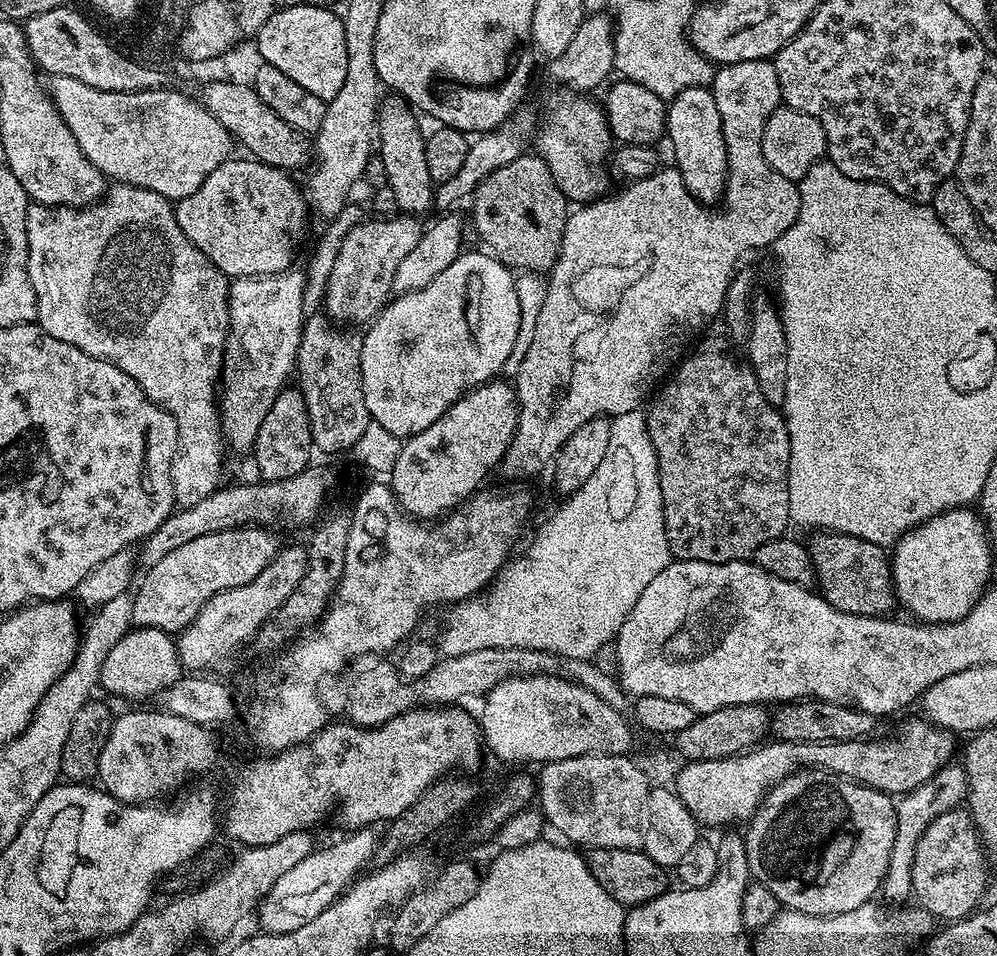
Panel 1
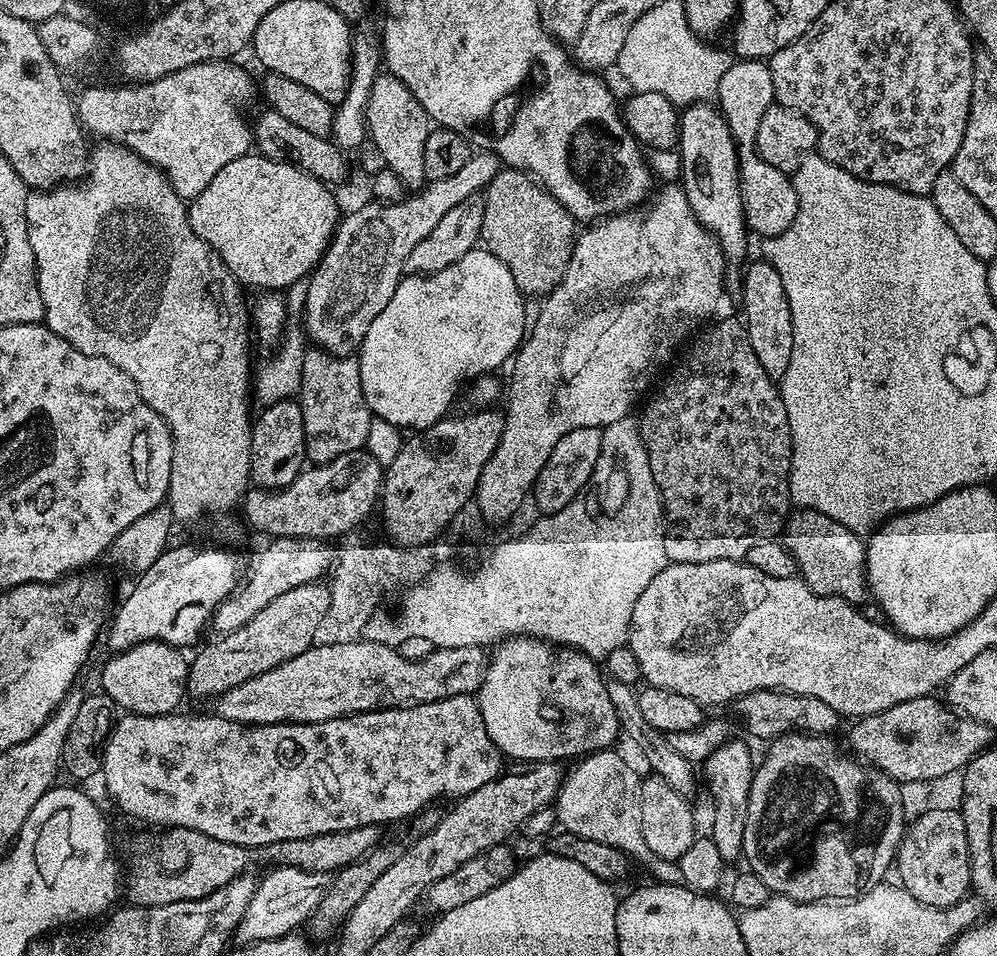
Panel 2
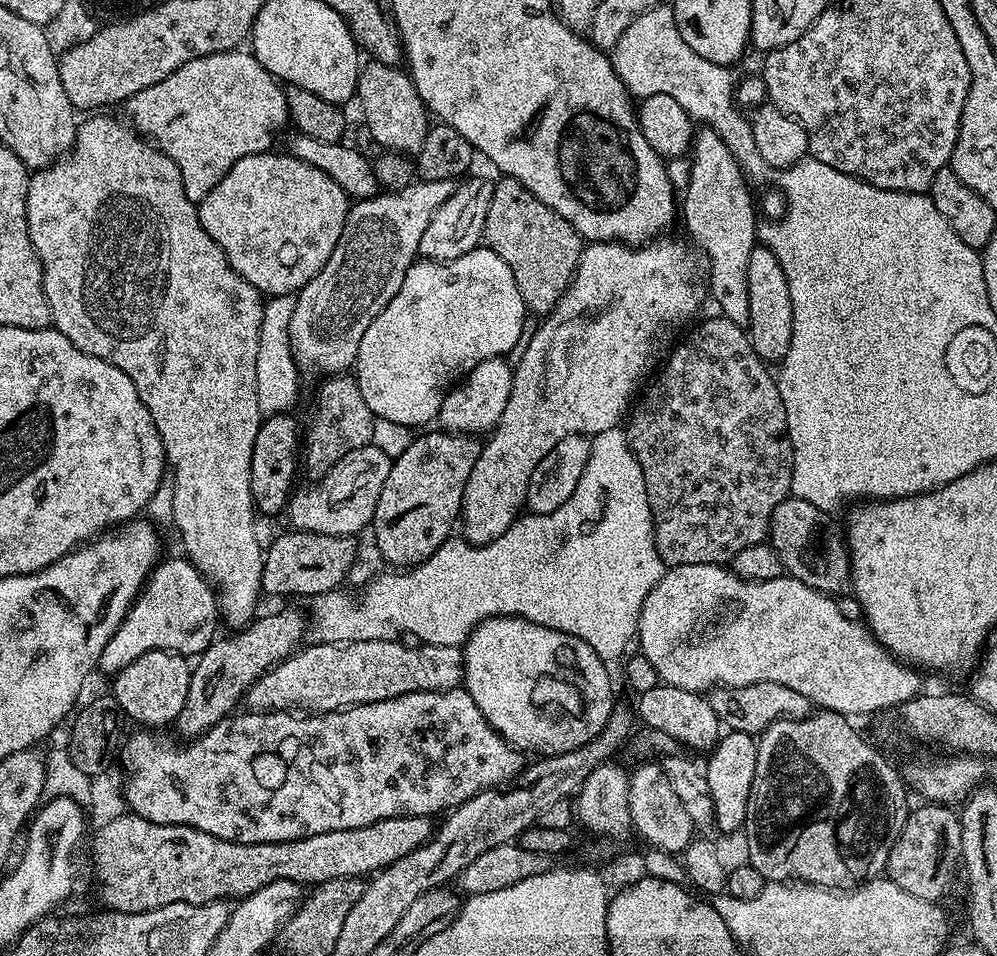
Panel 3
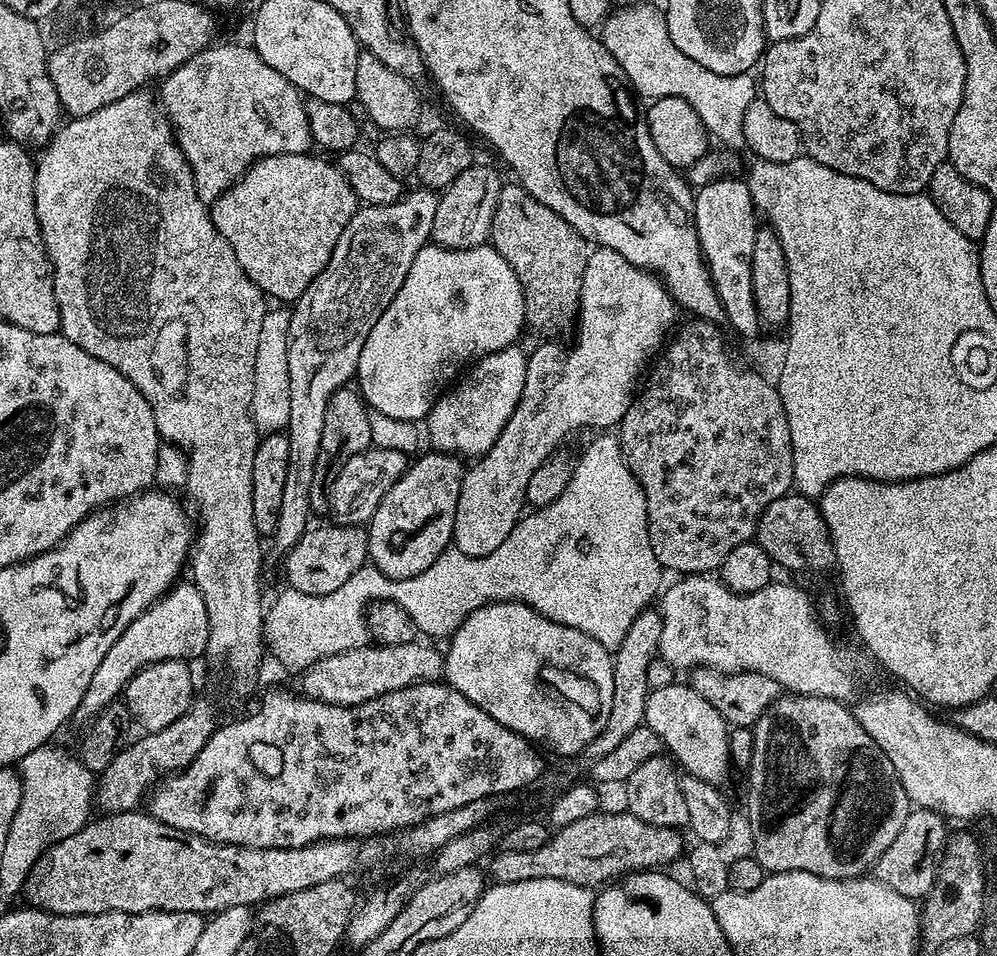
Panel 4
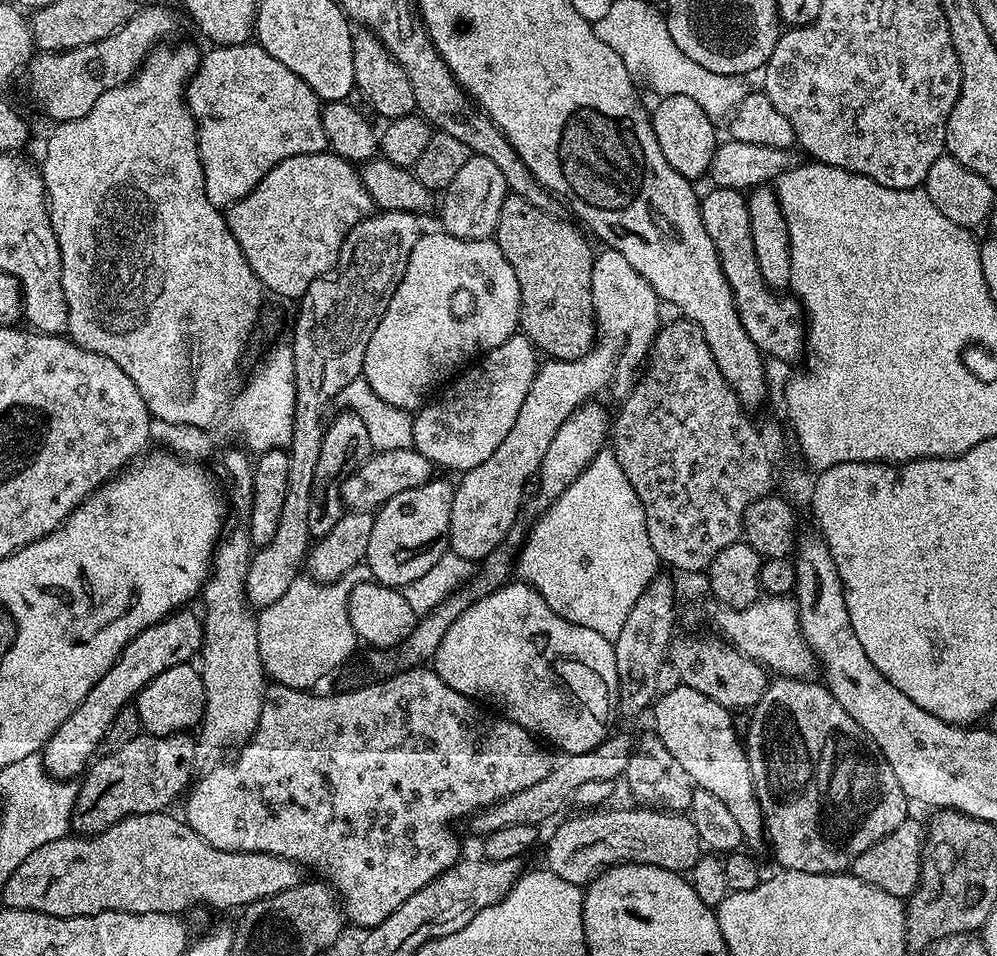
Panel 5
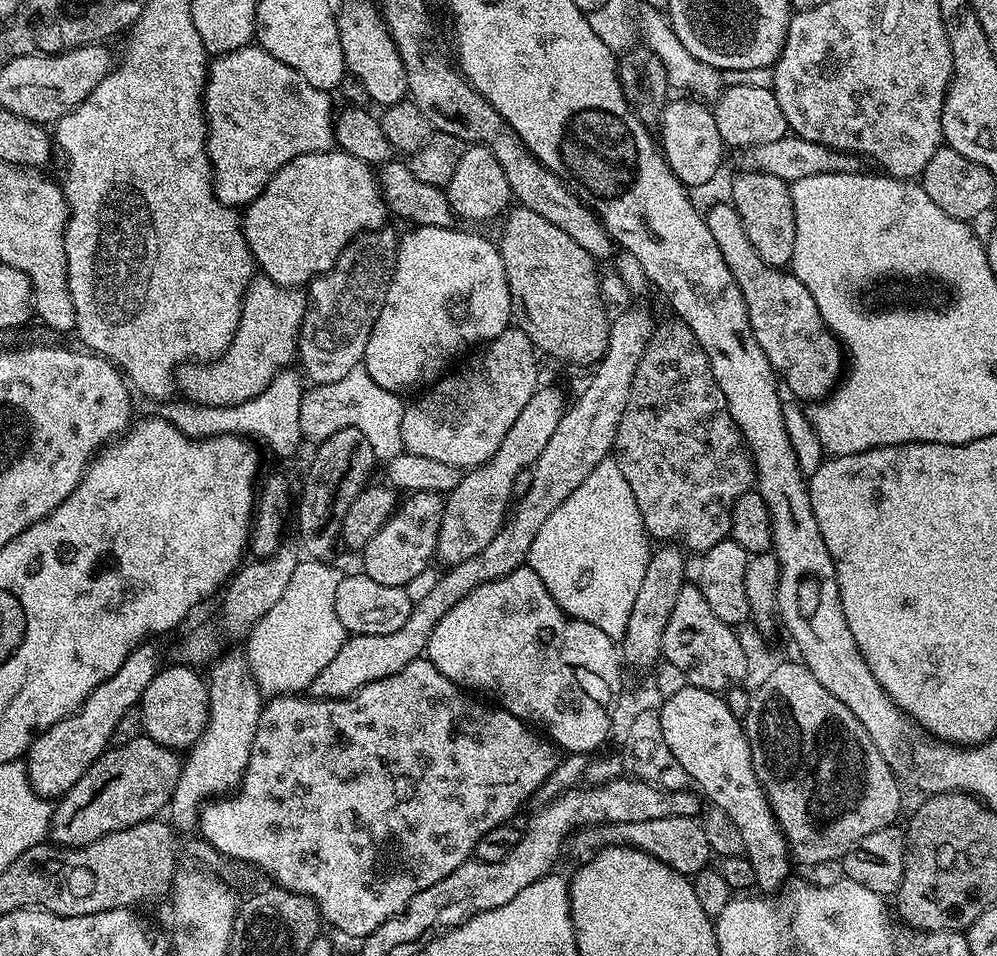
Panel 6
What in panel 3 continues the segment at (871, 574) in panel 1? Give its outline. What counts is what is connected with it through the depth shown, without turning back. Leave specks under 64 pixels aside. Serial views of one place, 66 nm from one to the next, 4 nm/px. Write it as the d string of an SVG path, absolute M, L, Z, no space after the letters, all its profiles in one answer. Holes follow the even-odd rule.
M794 495L776 507L767 539L778 554L785 573L798 582L810 586L816 592L837 594L849 587L852 579L852 559L848 557L848 542L845 529L829 513L810 506Z

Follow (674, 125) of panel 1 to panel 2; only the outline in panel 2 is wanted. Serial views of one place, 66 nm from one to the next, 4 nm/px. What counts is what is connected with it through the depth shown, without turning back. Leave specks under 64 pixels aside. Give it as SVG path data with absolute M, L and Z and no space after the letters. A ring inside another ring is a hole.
M715 103L689 104L679 113L680 139L678 151L681 158L681 172L679 183L682 185L686 198L690 202L690 210L694 212L694 218L708 231L718 242L725 261L729 265L745 263L744 251L748 248L748 236L750 229L748 221L744 219L744 203L740 193L740 157L736 139L732 137L732 131L728 120Z

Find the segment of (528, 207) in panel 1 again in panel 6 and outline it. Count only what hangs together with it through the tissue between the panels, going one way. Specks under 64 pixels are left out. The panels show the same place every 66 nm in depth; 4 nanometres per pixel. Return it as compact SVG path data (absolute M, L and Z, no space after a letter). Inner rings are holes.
M512 206L507 209L503 220L504 229L500 232L498 247L506 270L512 310L518 317L519 327L524 329L543 355L545 352L546 355L553 356L556 360L565 360L568 364L599 364L608 349L610 312L608 316L609 305L602 291L601 273L596 273L598 261L586 254L586 250L582 250L582 246L578 246L578 242L574 242L570 234L565 234L558 230L558 226L546 222L546 218L534 214L534 210Z

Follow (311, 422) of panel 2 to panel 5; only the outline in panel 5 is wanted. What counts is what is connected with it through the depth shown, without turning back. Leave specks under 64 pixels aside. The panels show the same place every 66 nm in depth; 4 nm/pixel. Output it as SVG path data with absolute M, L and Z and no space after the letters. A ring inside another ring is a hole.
M338 411L332 421L327 421L324 437L322 438L322 450L318 454L318 467L314 470L314 486L310 490L310 534L319 538L330 534L334 530L334 522L343 516L346 505L342 494L344 480L359 464L365 464L368 457L373 455L369 431L358 414L347 411Z

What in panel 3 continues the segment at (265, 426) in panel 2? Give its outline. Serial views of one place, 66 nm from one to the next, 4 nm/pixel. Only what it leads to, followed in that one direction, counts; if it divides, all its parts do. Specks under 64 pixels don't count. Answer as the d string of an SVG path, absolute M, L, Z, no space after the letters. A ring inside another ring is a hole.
M288 412L278 413L276 415L265 415L260 422L260 429L258 430L258 438L254 438L254 458L250 458L250 490L252 491L252 503L256 506L256 511L261 517L264 516L276 516L287 507L289 499L294 491L294 485L292 483L296 480L296 460L298 464L298 457L302 452L302 436L301 433L296 433L296 420L294 415Z

